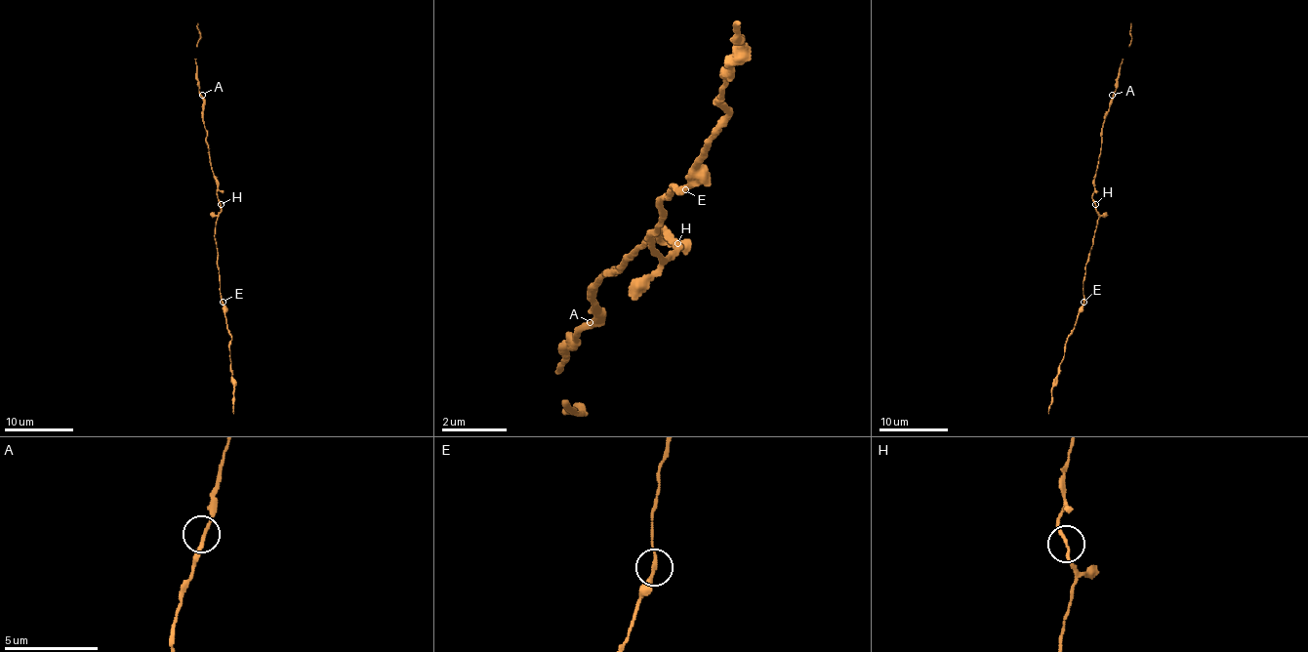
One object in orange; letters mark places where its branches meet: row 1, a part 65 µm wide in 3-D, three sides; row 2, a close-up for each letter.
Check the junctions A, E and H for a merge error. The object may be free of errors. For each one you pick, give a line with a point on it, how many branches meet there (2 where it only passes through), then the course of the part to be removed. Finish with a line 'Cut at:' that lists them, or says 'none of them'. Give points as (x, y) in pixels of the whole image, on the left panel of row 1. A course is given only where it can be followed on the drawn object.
Cut at: none of them

